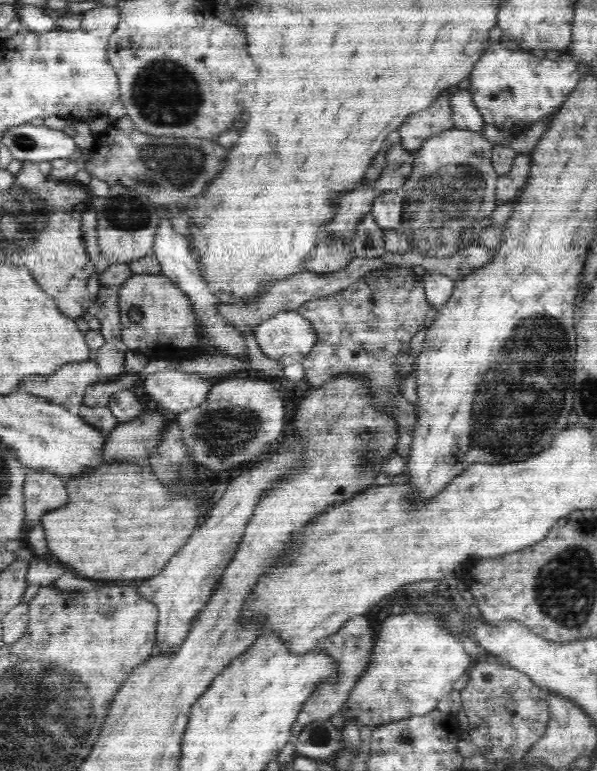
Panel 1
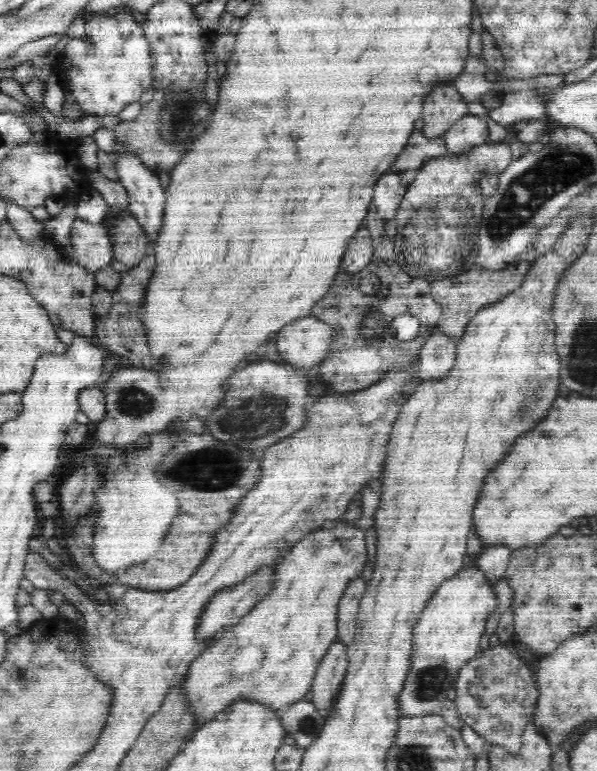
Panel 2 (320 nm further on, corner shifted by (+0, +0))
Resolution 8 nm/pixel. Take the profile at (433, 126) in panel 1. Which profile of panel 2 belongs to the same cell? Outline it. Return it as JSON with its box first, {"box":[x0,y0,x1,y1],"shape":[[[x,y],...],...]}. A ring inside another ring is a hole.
{"box":[420,84,468,138],"shape":[[[453,84],[437,86],[424,102],[420,129],[423,136],[428,138],[442,137],[458,120],[468,114],[468,102]]]}

